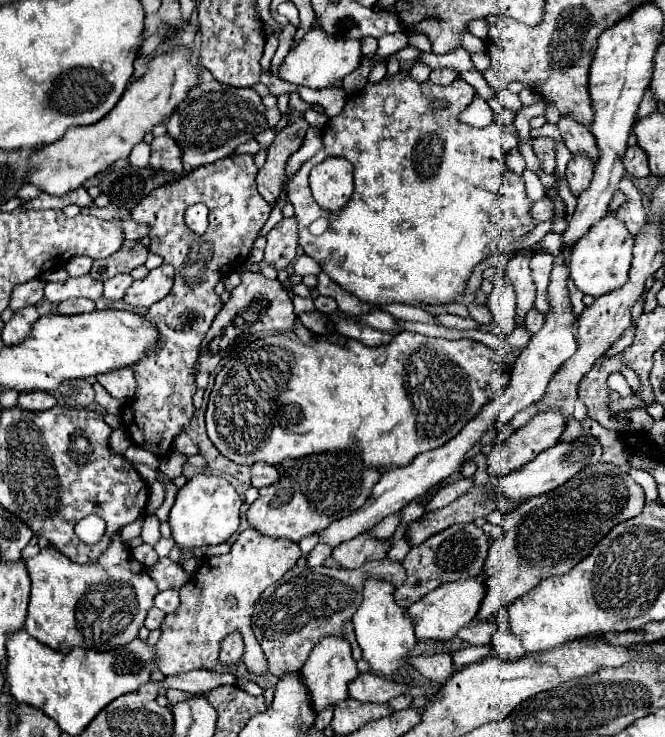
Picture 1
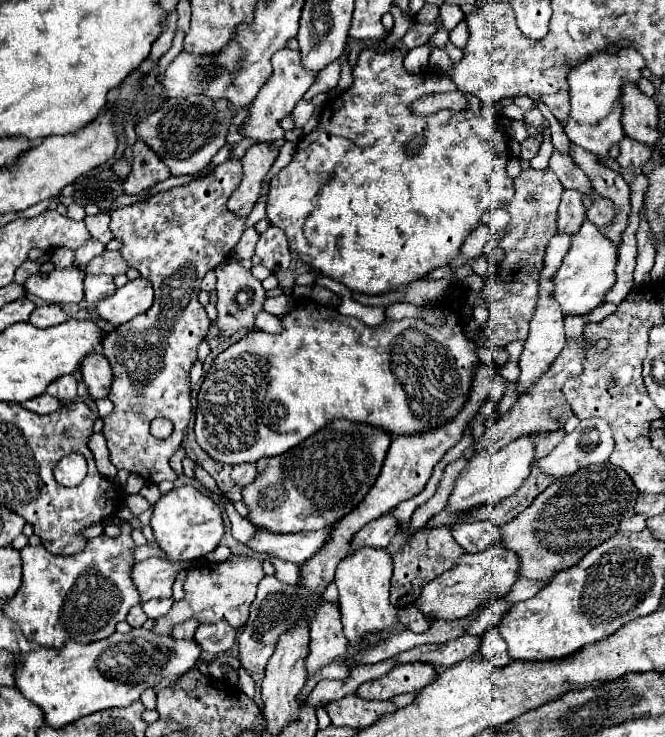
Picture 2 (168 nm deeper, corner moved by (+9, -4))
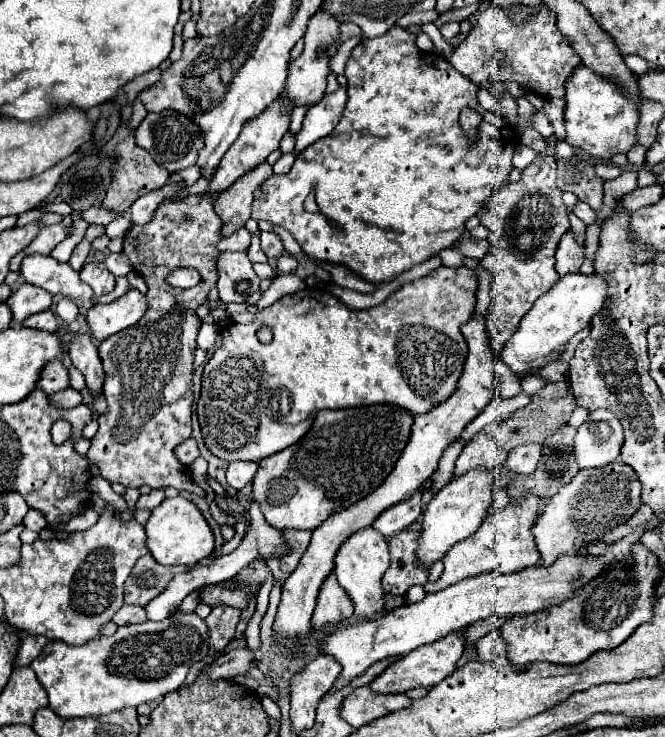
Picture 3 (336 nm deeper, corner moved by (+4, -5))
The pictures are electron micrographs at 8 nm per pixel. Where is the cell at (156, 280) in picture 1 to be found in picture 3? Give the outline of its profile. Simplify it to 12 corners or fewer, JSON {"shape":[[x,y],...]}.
{"shape":[[136,289],[86,313],[94,343],[132,327],[146,313]]}

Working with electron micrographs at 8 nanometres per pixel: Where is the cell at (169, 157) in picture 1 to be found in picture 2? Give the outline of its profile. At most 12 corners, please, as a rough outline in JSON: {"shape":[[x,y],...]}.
{"shape":[[143,140],[131,146],[133,168],[125,194],[139,194],[171,176]]}

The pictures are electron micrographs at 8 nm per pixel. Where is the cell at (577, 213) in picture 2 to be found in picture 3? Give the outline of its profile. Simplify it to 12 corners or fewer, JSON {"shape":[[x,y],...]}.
{"shape":[[570,231],[556,251],[556,271],[578,273],[584,249]]}

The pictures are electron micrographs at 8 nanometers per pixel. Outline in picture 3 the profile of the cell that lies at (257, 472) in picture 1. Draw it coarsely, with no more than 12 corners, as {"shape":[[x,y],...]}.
{"shape":[[232,461],[226,483],[240,491],[248,485],[258,463]]}

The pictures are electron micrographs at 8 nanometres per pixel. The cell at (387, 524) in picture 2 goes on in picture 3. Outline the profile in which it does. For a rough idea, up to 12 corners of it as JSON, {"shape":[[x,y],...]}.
{"shape":[[422,491],[384,509],[372,527],[386,537],[422,513]]}

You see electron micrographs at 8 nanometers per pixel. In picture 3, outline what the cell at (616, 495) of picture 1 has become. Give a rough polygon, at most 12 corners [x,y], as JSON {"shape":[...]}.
{"shape":[[622,461],[580,473],[532,527],[542,565],[640,509]]}

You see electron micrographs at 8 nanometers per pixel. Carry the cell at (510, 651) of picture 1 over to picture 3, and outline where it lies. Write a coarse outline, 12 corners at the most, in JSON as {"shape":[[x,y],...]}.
{"shape":[[500,631],[476,643],[478,661],[508,665]]}

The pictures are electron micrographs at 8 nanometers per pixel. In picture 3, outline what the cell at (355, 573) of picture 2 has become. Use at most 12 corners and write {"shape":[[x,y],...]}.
{"shape":[[358,529],[338,549],[334,571],[354,613],[384,611],[384,535]]}

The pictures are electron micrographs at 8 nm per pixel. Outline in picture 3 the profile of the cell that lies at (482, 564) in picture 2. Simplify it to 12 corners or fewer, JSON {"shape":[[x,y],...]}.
{"shape":[[524,503],[488,511],[474,535],[444,555],[440,591],[486,571],[538,565],[532,525],[544,509]]}

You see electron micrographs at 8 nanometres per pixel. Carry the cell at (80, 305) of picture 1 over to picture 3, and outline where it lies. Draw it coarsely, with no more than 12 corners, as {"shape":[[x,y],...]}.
{"shape":[[52,311],[30,315],[24,327],[54,333],[58,329]]}

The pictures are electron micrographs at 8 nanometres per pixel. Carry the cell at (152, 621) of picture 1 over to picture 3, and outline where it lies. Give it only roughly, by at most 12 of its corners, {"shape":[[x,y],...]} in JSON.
{"shape":[[122,605],[112,621],[116,625],[144,623],[146,611]]}

